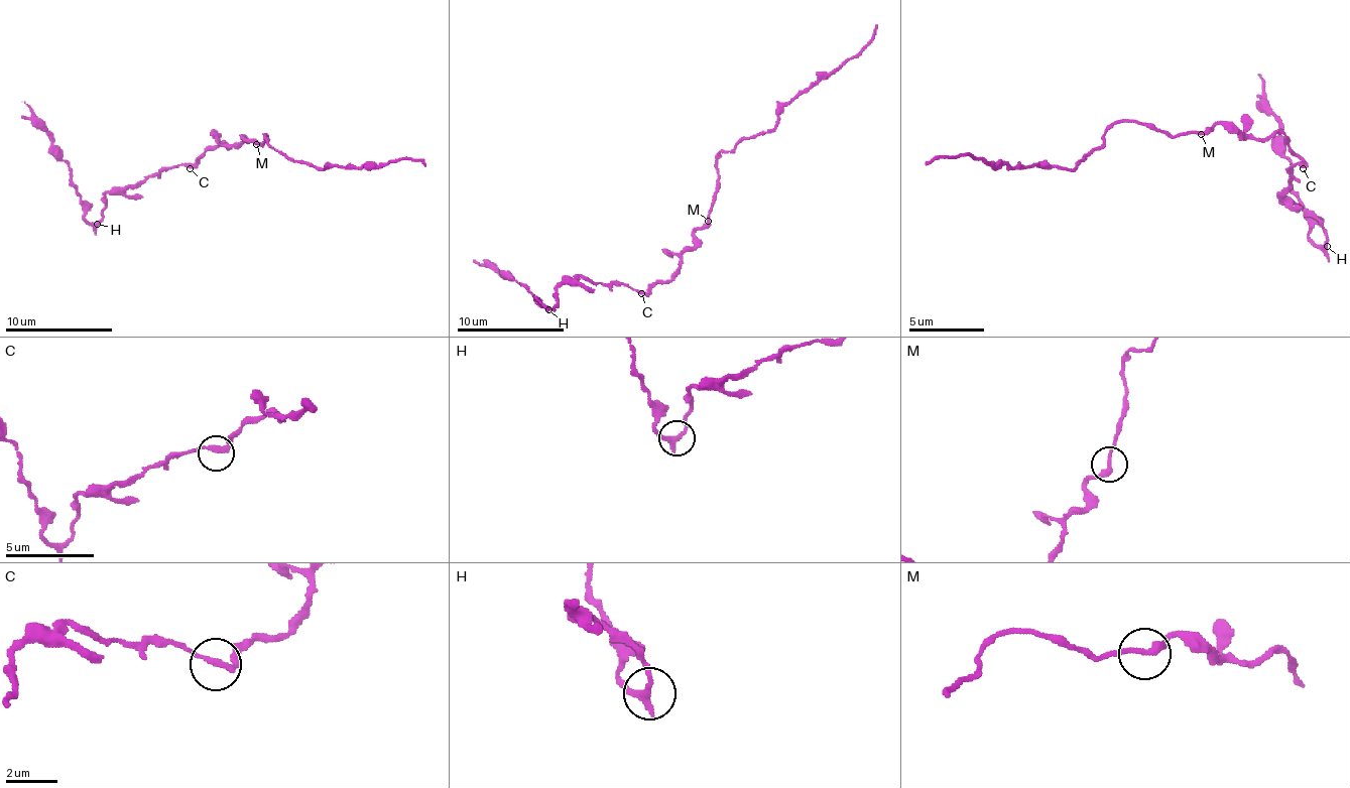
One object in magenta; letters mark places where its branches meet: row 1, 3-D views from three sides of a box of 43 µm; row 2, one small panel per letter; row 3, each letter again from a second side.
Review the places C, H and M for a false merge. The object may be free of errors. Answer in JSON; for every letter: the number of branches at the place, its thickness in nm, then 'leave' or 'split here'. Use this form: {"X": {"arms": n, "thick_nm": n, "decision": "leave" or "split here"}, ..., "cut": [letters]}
{"C": {"arms": 2, "thick_nm": 240, "decision": "leave"}, "H": {"arms": 2, "thick_nm": 240, "decision": "leave"}, "M": {"arms": 2, "thick_nm": 240, "decision": "leave"}, "cut": []}

